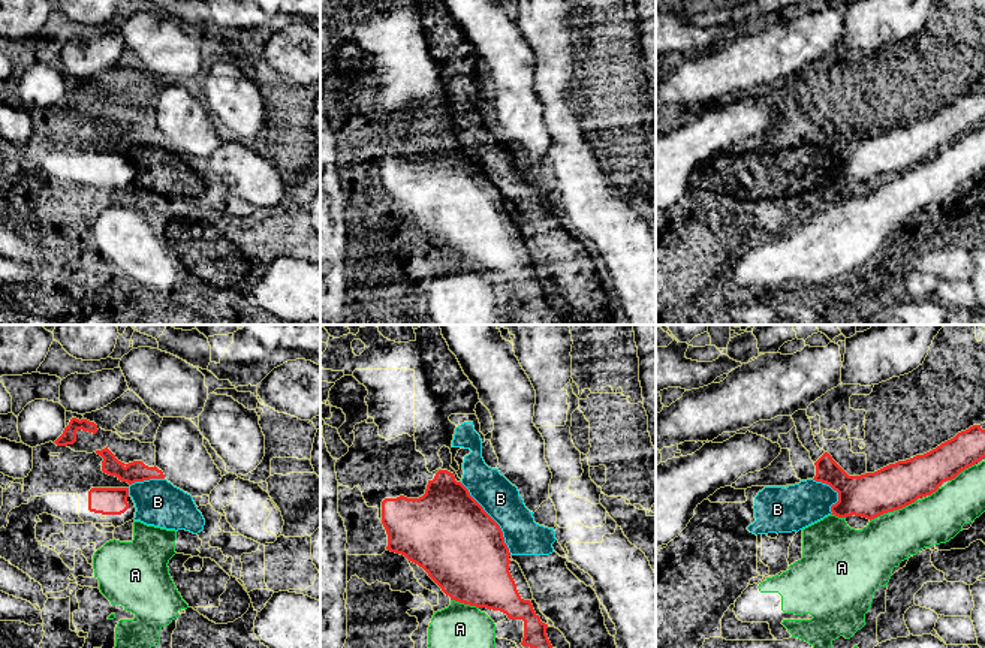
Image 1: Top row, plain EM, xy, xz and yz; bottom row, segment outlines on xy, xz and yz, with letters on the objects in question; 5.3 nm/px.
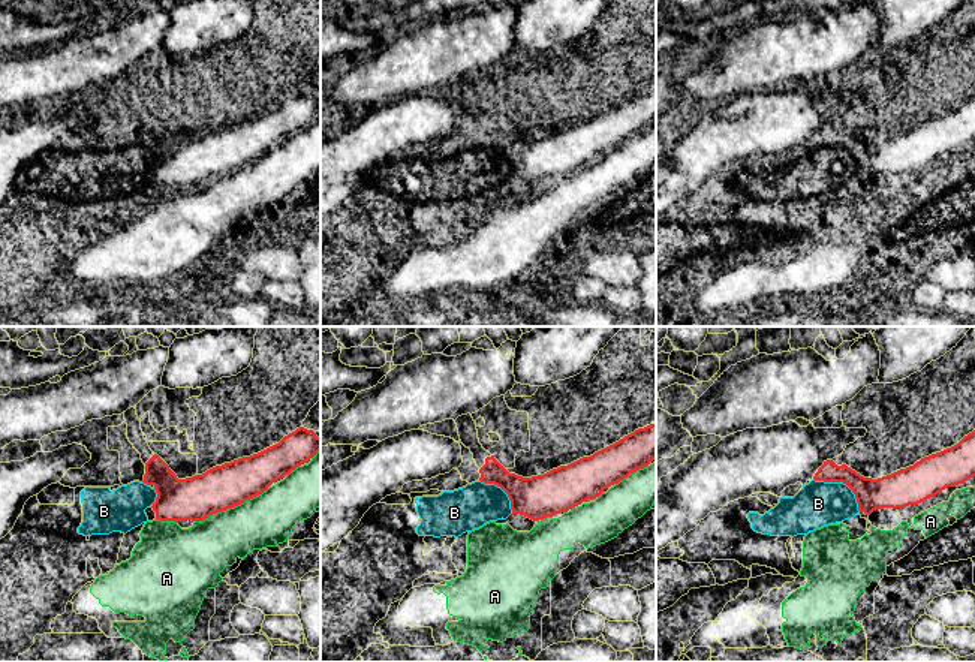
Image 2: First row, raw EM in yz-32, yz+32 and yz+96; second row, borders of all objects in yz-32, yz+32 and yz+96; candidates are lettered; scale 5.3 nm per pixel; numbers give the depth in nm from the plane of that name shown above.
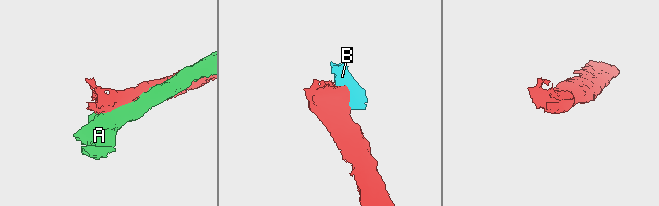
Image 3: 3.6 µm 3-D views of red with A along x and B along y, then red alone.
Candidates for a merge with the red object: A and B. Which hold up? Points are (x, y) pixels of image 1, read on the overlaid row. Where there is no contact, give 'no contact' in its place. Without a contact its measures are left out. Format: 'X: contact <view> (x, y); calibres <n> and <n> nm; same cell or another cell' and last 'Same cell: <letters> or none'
A: contact yz (892, 511); calibres 240 and 280 nm; another cell
B: contact xz (491, 518); calibres 460 and 200 nm; another cell
Same cell: none

